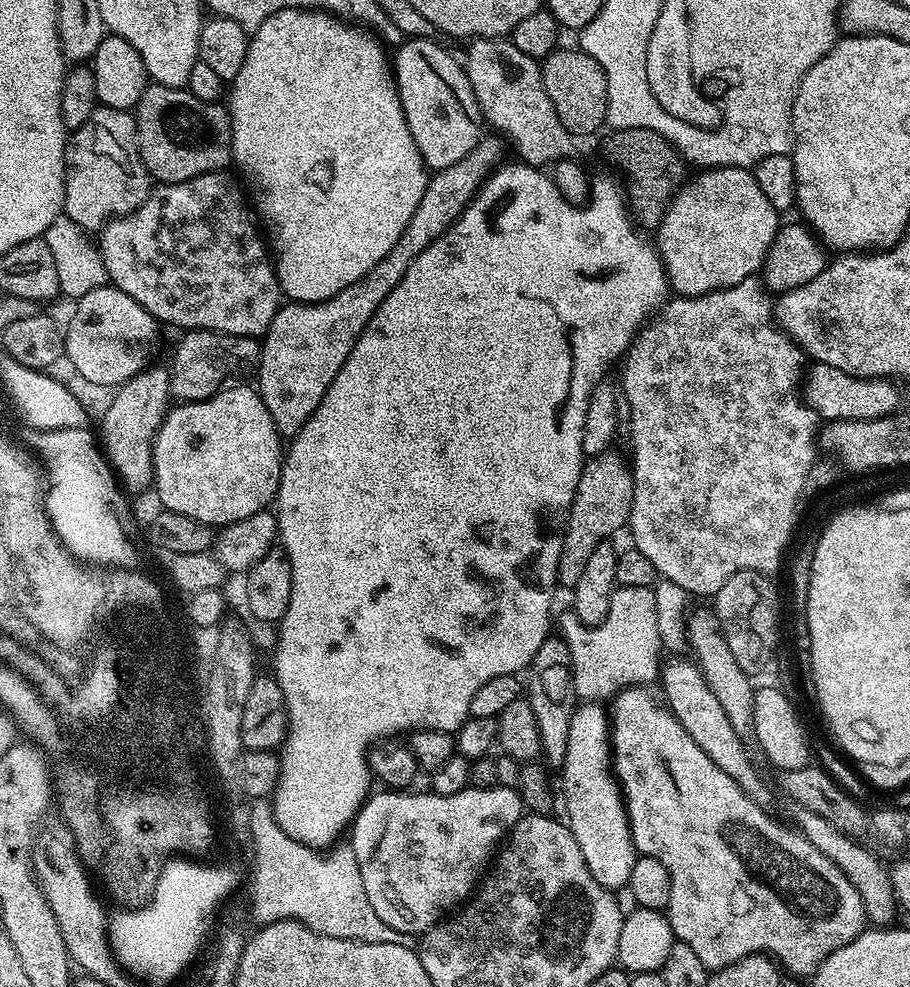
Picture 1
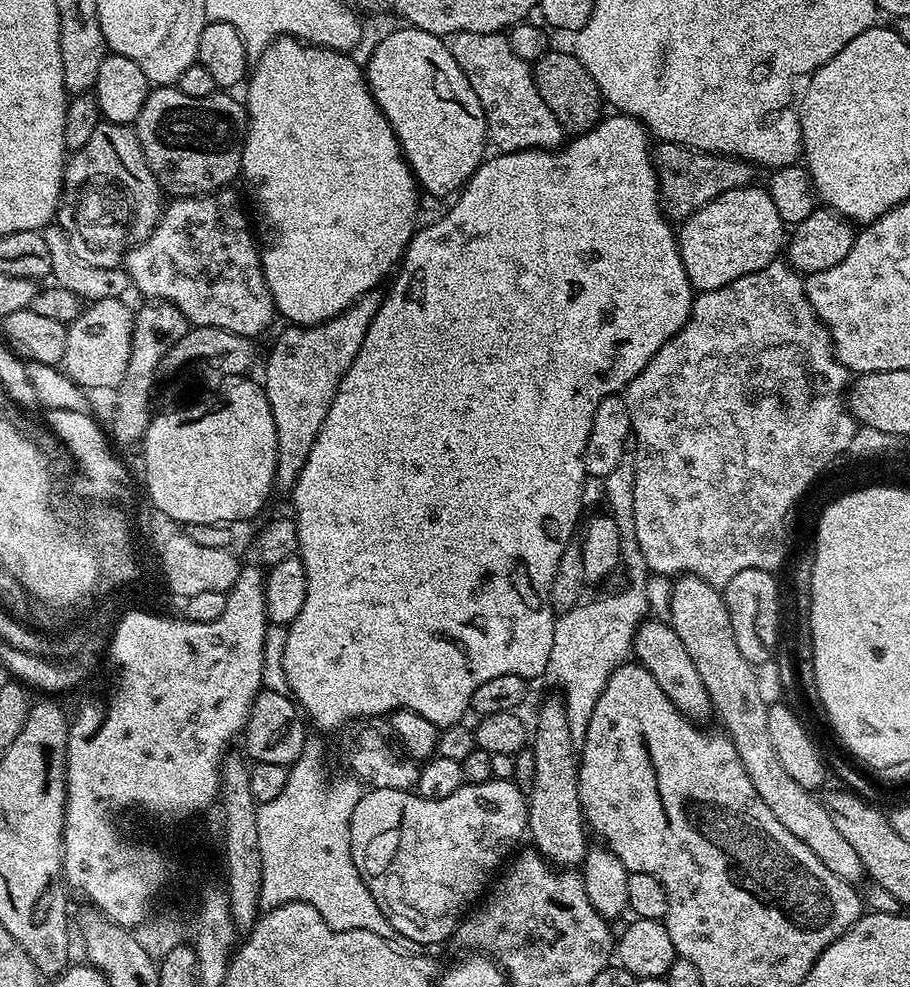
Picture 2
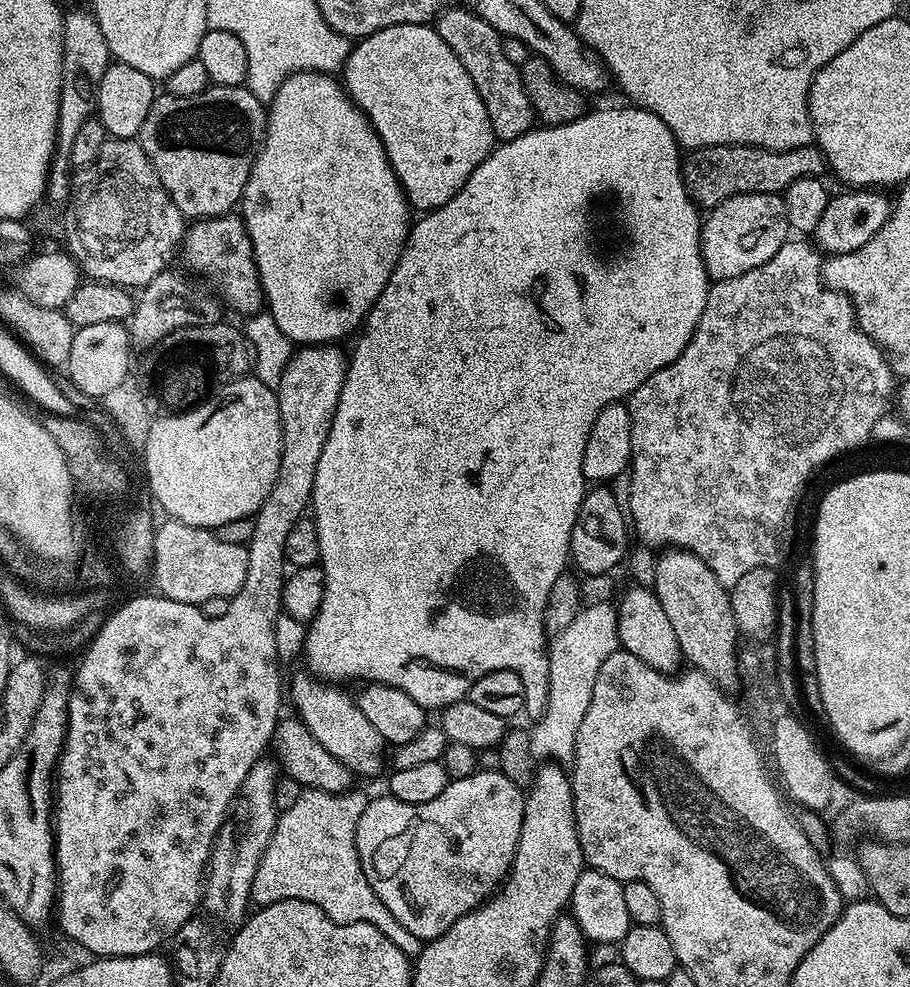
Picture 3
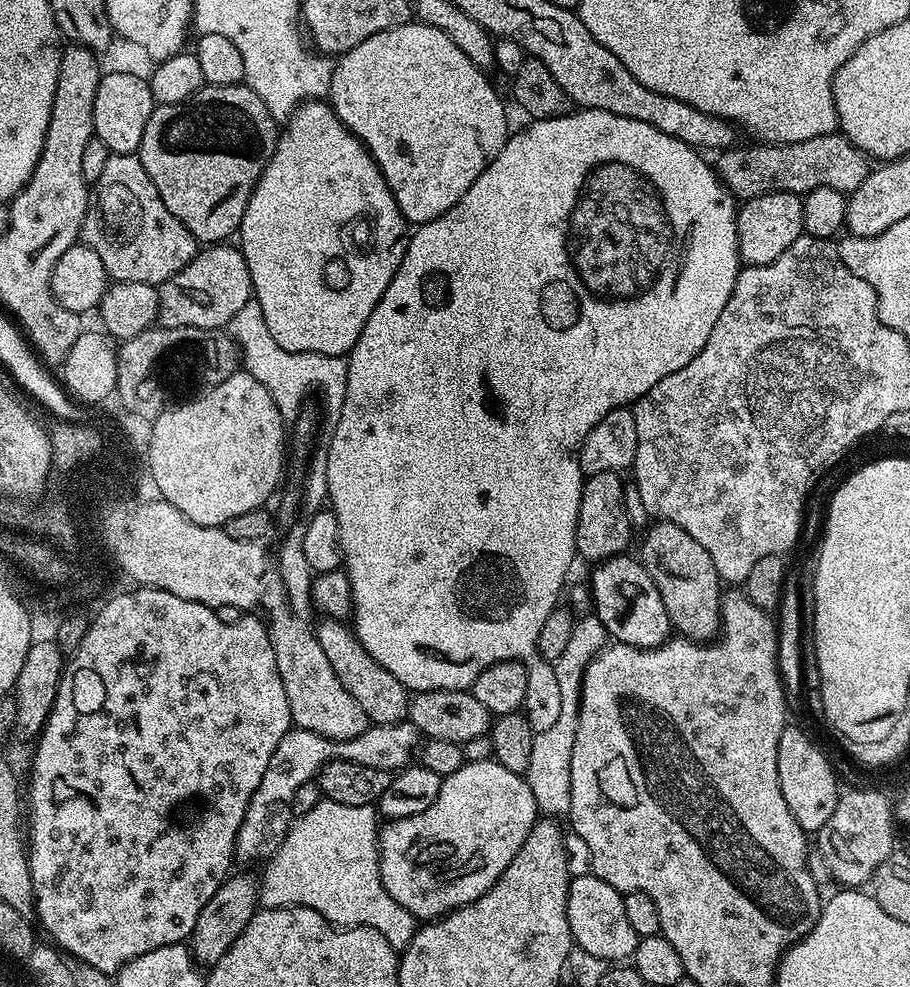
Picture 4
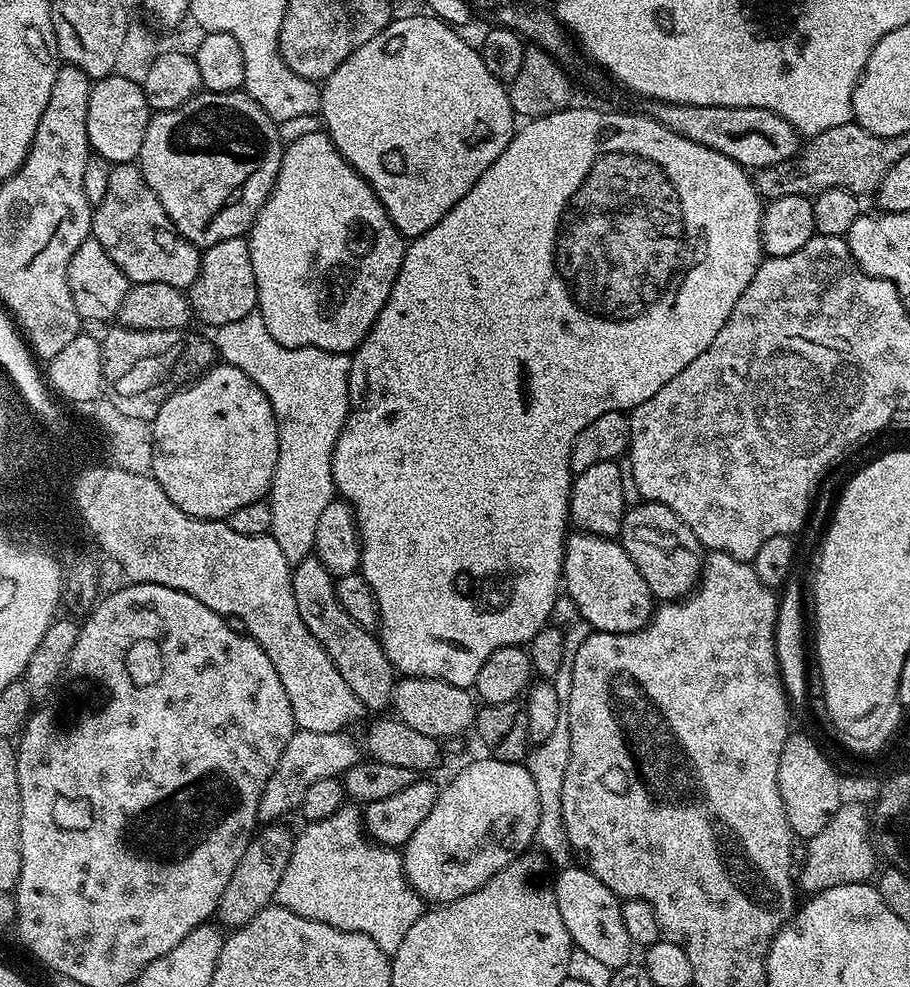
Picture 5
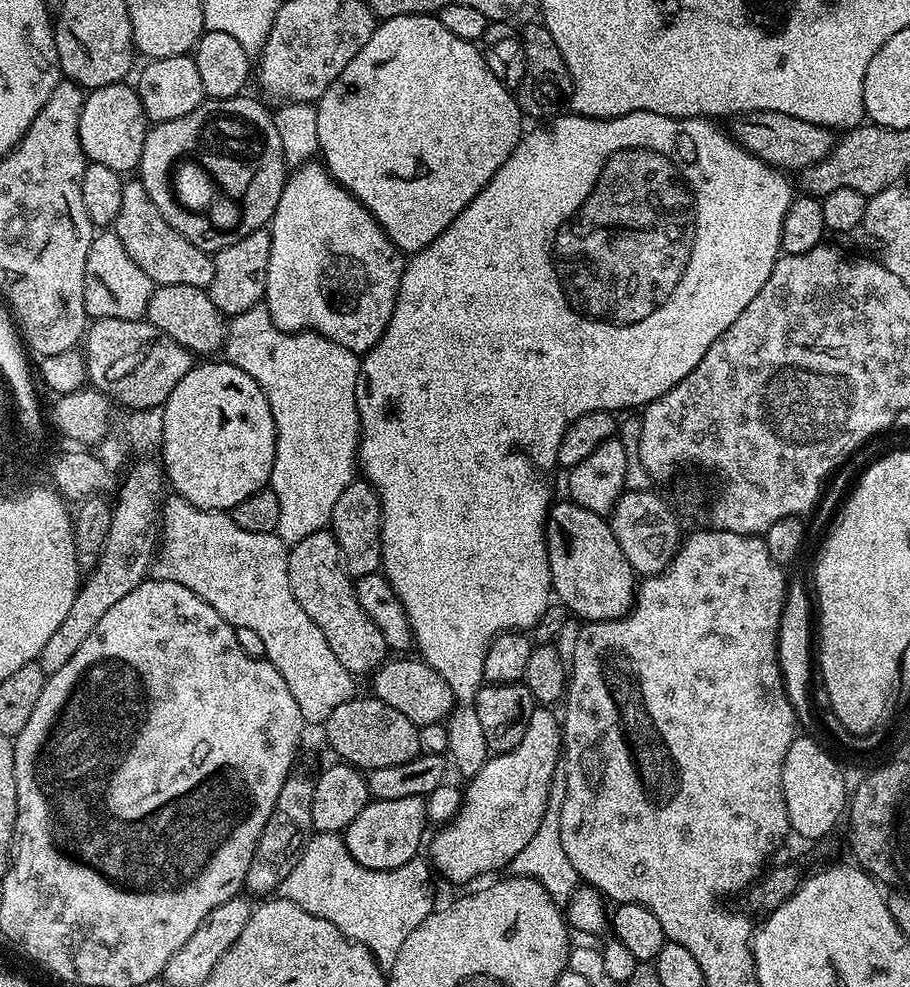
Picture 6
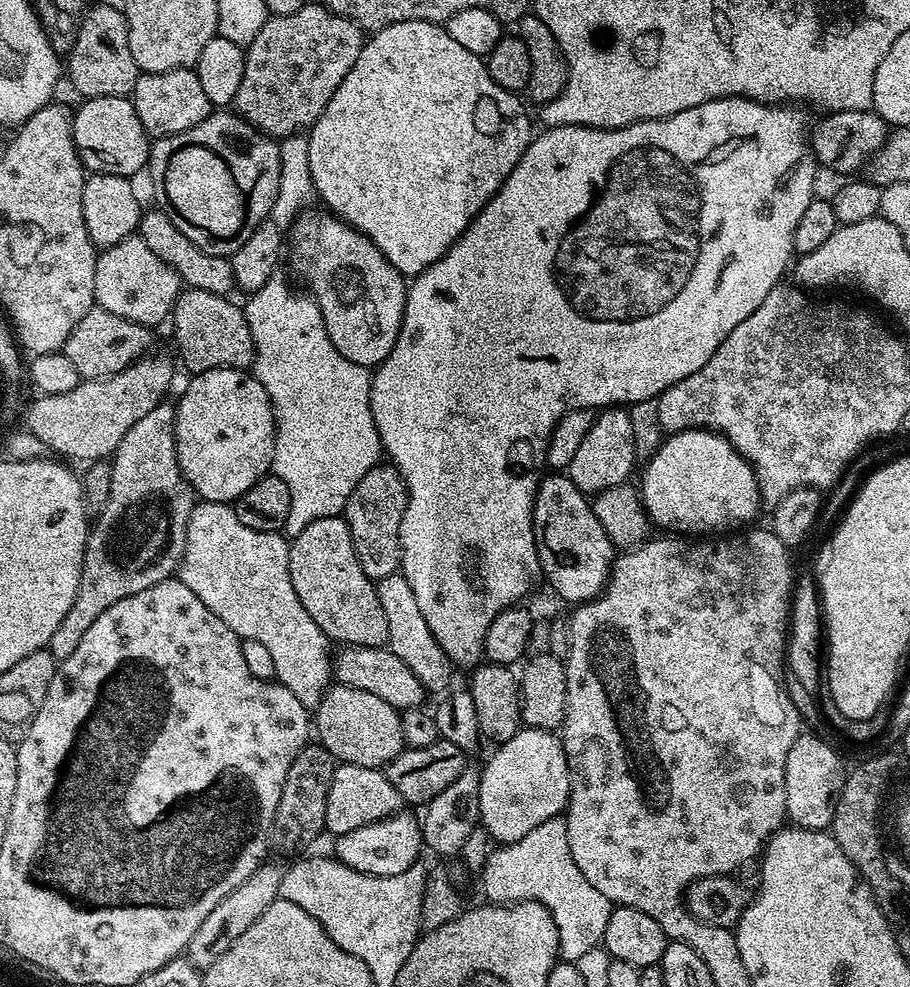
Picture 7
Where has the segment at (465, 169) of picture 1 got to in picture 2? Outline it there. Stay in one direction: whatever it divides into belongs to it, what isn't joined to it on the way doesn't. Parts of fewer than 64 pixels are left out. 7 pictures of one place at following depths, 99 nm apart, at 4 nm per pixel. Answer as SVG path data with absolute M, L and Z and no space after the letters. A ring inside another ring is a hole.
M373 290L367 292L366 295L357 298L354 304L345 310L342 314L338 314L334 318L330 318L325 324L313 324L311 326L288 326L285 327L285 332L277 338L272 344L272 349L268 352L268 361L264 364L264 380L262 379L262 387L266 398L270 402L270 414L274 414L274 426L276 427L276 482L277 489L284 488L284 490L291 490L296 484L298 474L302 470L302 466L306 462L306 458L310 454L310 446L314 446L314 442L318 438L318 430L322 430L322 422L326 422L326 414L330 414L330 406L334 402L336 392L340 389L342 378L346 374L346 370L350 370L350 366L354 362L354 358L358 354L358 350L362 350L362 342L366 338L366 330L370 326L370 322L374 318L374 314L378 314L380 309L380 301L382 299L379 291Z

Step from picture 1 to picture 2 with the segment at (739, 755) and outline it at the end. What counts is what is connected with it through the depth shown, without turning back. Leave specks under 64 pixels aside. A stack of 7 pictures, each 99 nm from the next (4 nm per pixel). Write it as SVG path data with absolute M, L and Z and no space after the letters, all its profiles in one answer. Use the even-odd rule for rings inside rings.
M660 618L645 619L644 623L638 626L632 651L638 663L652 675L654 682L662 686L662 694L666 694L666 698L674 702L674 706L683 716L693 722L704 722L707 716L713 715L710 694L706 694L702 677L694 667L690 654L686 654L686 646L682 646L678 634L674 634L671 623Z

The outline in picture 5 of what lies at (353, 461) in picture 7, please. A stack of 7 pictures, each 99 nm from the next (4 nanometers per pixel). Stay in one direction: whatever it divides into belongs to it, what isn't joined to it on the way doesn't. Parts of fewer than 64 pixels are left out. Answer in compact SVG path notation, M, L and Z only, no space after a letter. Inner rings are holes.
M259 311L251 312L246 318L238 318L238 322L226 322L219 325L215 329L215 332L214 343L219 359L225 364L242 370L242 374L246 374L246 378L253 380L262 390L262 394L266 394L266 398L276 415L276 425L278 426L278 462L274 466L272 486L266 497L270 506L270 522L272 523L270 534L274 538L274 542L278 542L278 546L282 549L282 554L286 554L289 564L293 566L301 564L306 557L313 555L314 530L318 530L318 518L322 514L322 510L326 510L326 506L330 506L330 502L337 495L336 484L332 481L332 459L334 458L334 448L340 437L340 431L344 429L344 423L348 417L348 379L350 378L350 366L352 365L351 355L342 352L327 352L326 350L318 350L317 348L287 348L286 346L282 346L278 342L274 342L274 338L270 338L270 330L266 330L266 322L262 322Z

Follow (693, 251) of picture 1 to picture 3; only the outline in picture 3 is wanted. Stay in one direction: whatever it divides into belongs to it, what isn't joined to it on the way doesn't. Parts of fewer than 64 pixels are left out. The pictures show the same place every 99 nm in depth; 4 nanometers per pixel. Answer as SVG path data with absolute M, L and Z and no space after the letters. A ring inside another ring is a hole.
M751 192L731 196L717 204L703 219L704 269L713 281L738 278L738 274L746 274L746 270L754 270L770 262L770 258L778 254L780 247L789 238L790 229L783 195Z

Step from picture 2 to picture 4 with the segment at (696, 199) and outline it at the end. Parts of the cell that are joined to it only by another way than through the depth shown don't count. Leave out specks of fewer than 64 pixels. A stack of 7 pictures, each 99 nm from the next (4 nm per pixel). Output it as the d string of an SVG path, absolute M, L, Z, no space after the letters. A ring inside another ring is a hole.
M839 131L822 134L818 138L806 138L806 142L752 143L756 144L749 148L725 148L717 155L720 157L714 160L716 175L728 187L729 192L741 201L775 192L803 194L822 186L851 194L858 186L862 186L870 171L870 157Z

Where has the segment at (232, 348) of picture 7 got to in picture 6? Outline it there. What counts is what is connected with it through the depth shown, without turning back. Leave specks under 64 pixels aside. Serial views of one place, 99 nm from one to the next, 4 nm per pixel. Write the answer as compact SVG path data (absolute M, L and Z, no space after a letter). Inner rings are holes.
M162 284L155 287L148 303L147 323L161 331L174 344L188 348L200 358L208 358L211 352L219 353L228 335L228 325L224 313L214 306L207 291L198 286L170 286ZM200 355L200 356L199 356Z

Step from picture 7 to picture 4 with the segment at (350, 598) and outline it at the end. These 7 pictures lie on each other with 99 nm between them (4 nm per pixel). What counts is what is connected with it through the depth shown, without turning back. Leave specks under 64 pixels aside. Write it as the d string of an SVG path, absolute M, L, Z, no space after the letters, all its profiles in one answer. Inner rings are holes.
M331 618L321 619L320 625L315 625L316 641L322 646L330 666L334 666L334 674L338 674L338 682L346 686L346 694L354 697L354 702L366 710L366 718L373 725L398 724L408 720L408 705L410 703L409 689L386 666L378 666L370 654L356 637L355 631L347 623Z

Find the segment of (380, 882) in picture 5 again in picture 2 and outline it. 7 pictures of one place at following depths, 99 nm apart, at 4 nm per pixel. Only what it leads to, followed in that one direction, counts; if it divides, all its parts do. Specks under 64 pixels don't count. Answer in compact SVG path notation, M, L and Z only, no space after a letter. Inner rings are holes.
M310 728L304 733L302 754L290 766L290 771L287 773L287 780L282 792L278 794L273 801L266 801L261 803L256 809L256 821L258 822L258 846L260 847L260 866L262 876L260 878L260 907L267 910L269 908L277 908L283 904L290 902L302 902L314 906L314 910L318 910L318 914L322 914L322 918L334 930L370 930L374 934L378 934L378 938L389 940L399 952L406 954L414 954L415 956L425 955L425 945L414 942L410 938L406 938L402 934L398 934L398 930L394 930L394 926L390 926L390 922L386 918L386 914L382 914L382 910L378 906L378 902L374 902L374 898L370 894L370 890L364 885L364 879L360 876L358 866L354 866L354 858L350 850L350 818L354 814L354 806L358 806L362 795L362 784L356 778L349 778L350 780L328 780L328 772L325 769L324 757L327 756L325 735L317 729Z

